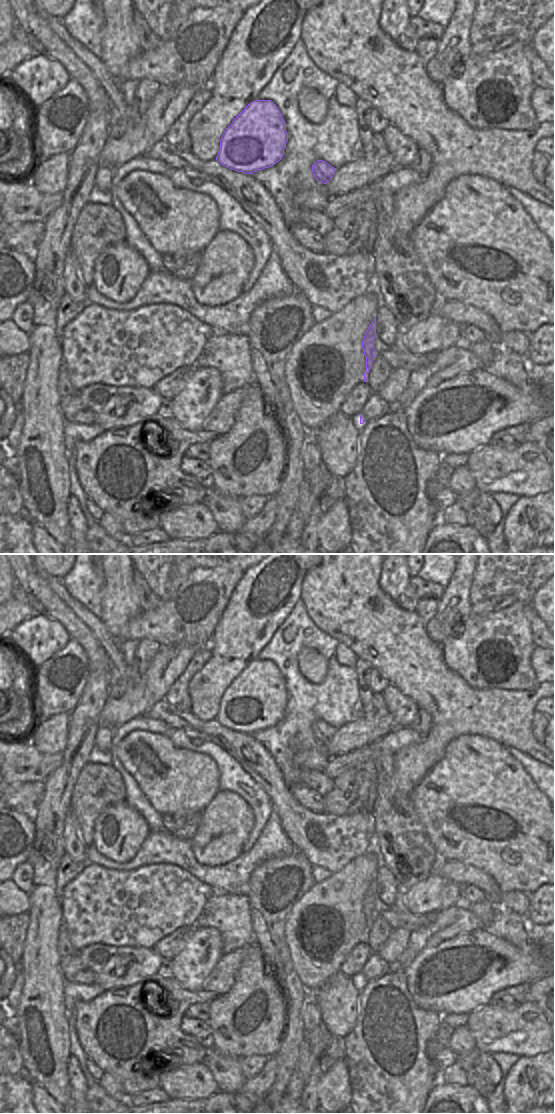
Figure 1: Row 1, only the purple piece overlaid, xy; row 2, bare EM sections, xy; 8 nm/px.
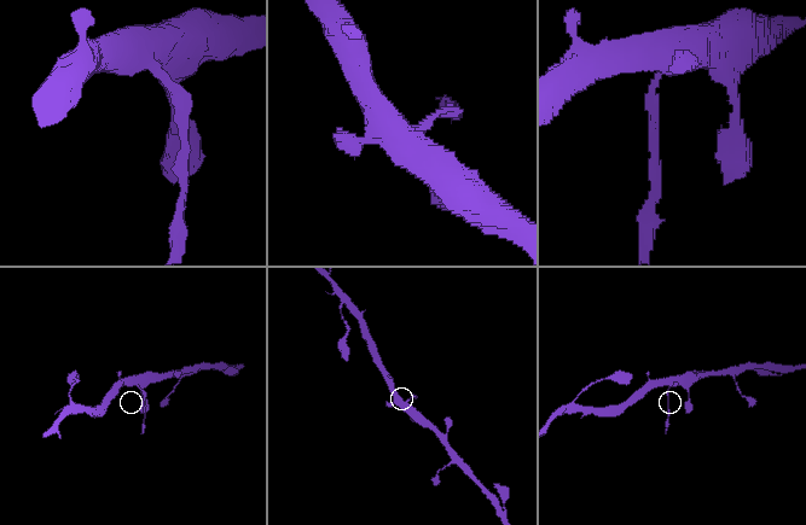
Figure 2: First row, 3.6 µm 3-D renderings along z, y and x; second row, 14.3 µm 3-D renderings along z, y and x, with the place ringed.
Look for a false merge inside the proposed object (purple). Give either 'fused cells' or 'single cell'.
fused cells

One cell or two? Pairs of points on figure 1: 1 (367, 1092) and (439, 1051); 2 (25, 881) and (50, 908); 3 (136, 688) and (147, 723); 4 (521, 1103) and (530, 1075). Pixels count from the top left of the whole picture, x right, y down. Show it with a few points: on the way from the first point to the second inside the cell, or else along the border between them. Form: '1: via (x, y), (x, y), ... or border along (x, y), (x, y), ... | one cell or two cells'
1: border along (434, 1033), (428, 1056), (438, 1078) | two cells
2: border along (31, 864), (33, 878), (32, 888), (28, 894) | two cells
3: border along (144, 714), (137, 715), (122, 724) | two cells
4: via (522, 1096), (522, 1087), (525, 1082) | one cell

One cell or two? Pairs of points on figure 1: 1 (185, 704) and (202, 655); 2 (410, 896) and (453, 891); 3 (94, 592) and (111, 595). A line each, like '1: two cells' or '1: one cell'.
1: one cell
2: one cell
3: two cells

